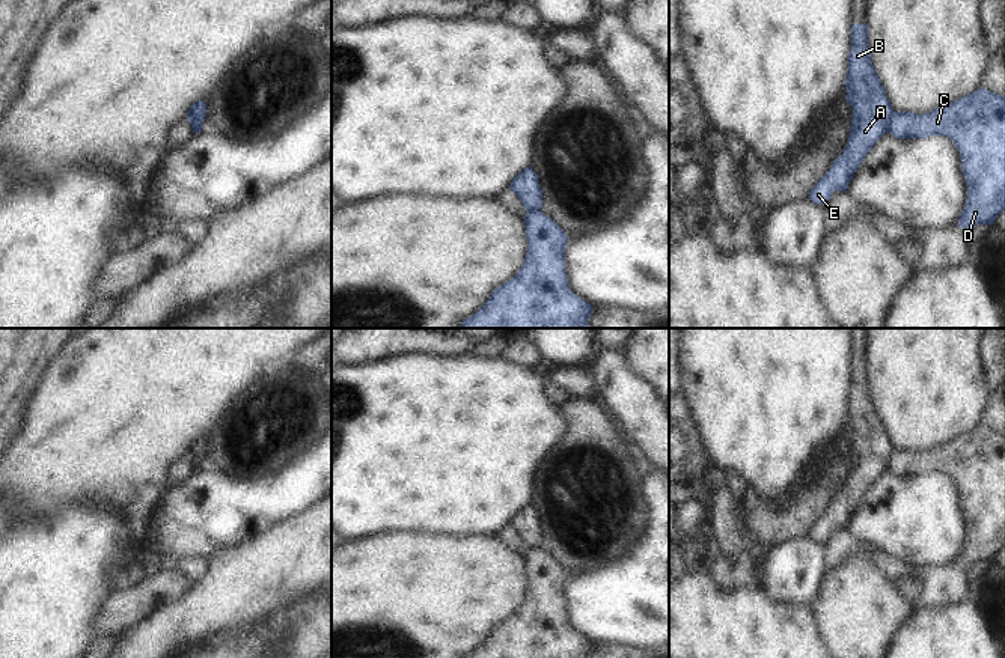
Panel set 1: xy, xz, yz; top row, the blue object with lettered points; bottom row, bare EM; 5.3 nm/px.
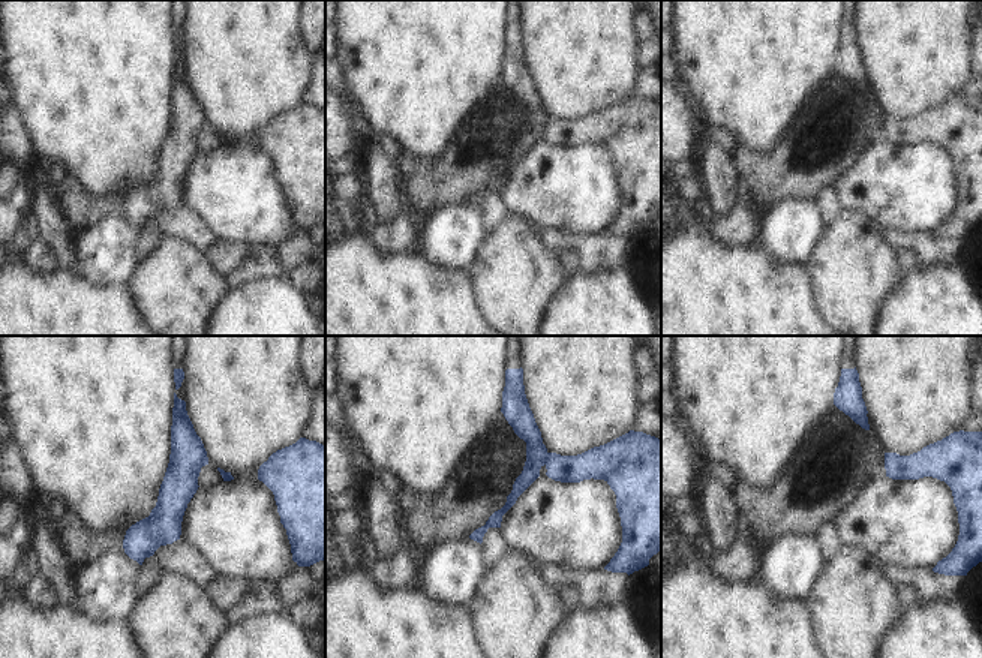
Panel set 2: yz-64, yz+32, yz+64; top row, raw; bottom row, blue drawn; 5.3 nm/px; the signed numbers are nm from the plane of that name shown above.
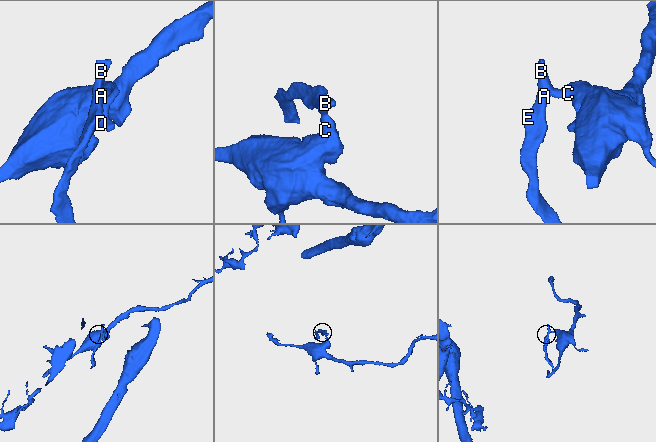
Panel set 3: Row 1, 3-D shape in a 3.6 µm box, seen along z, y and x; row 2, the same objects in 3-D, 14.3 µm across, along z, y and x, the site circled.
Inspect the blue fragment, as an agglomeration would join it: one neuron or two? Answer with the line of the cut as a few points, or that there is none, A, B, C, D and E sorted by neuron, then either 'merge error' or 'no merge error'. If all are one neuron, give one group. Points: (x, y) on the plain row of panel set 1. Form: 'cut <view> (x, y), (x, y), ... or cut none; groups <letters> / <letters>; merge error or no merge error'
cut yz (894, 449), (888, 469); groups A B E / C D; merge error

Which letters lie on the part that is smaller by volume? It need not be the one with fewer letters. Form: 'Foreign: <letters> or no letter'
Foreign: A, B, E.

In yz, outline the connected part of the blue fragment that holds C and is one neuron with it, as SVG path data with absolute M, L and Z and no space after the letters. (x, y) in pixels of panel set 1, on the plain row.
M984 425L930 450L894 449L889 470L897 476L949 474L960 492L967 536L958 557L961 566L993 562L1005 547L1005 435Z

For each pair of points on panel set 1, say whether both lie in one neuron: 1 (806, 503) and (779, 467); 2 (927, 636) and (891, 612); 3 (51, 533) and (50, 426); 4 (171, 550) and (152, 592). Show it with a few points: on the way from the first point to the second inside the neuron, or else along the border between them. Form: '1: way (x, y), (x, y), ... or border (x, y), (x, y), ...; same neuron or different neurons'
1: border (811, 452), (785, 499), (767, 505); different neurons
2: border (913, 610), (891, 642); different neurons
3: border (85, 502), (64, 503), (50, 514), (17, 512); different neurons
4: border (164, 563), (169, 566); different neurons

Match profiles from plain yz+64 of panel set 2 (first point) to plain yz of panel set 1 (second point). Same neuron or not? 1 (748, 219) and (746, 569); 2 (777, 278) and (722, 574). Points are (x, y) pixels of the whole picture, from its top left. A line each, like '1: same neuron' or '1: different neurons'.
1: same neuron
2: different neurons

